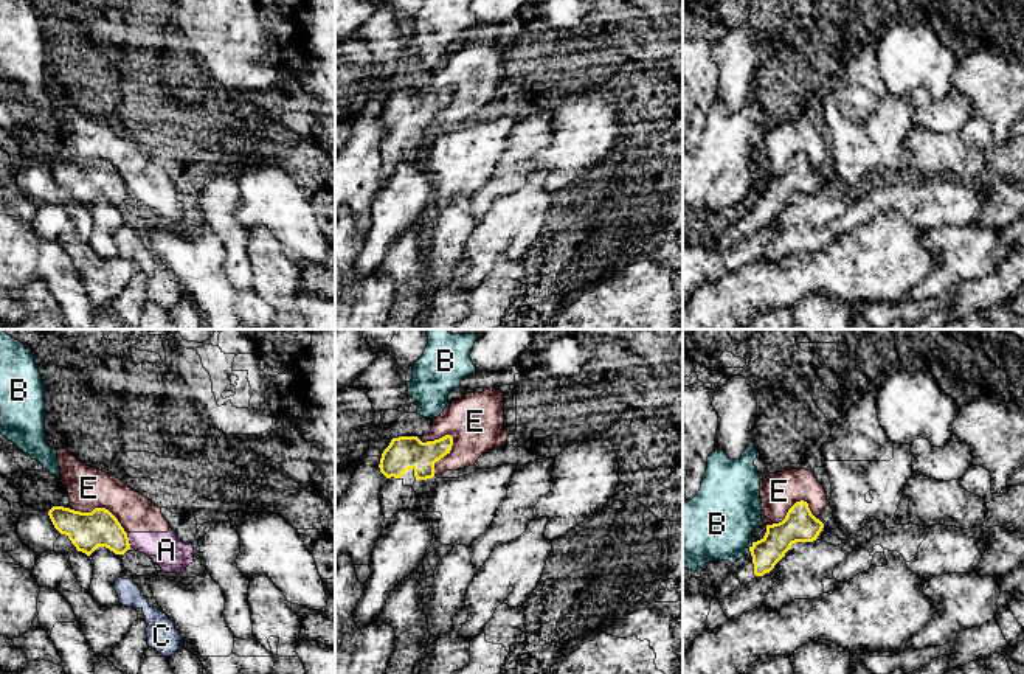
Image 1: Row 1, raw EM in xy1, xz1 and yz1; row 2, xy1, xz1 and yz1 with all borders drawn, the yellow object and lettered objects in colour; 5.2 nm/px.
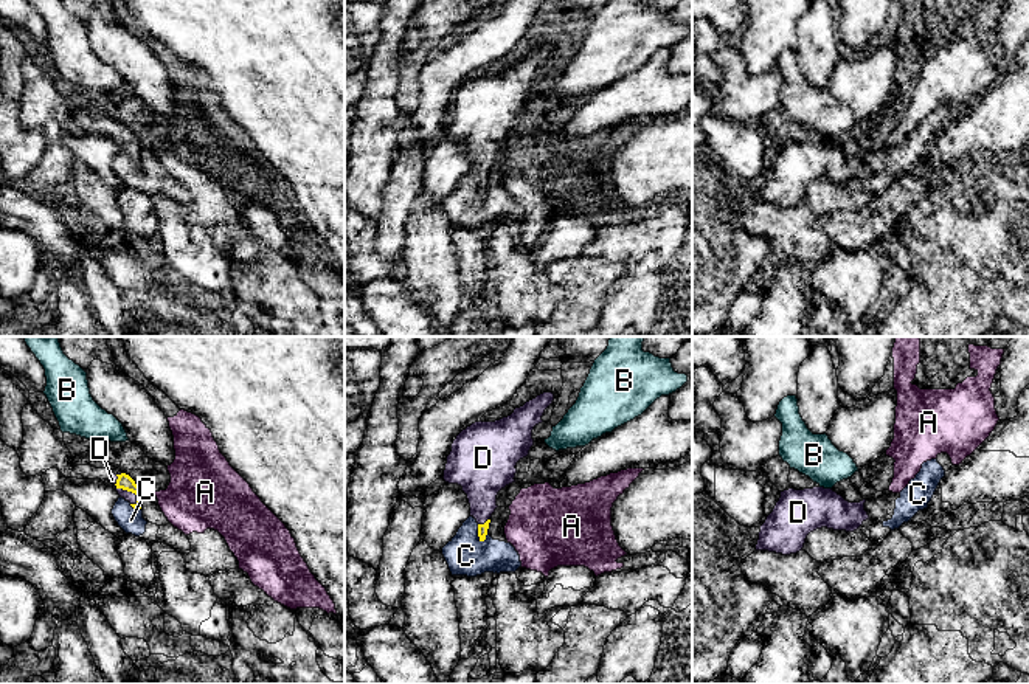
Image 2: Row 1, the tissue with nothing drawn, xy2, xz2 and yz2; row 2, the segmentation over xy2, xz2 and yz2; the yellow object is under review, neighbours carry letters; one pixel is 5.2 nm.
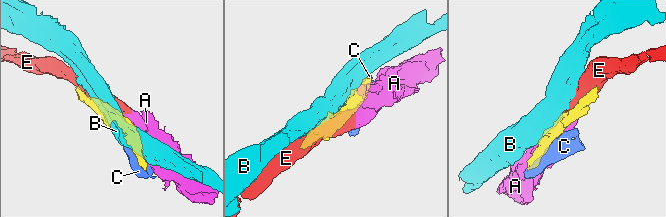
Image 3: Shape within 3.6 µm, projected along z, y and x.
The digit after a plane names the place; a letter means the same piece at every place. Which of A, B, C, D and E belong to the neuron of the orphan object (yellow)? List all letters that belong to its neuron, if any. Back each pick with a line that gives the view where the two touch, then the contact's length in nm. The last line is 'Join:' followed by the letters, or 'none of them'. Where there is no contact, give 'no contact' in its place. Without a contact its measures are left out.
D: meets yellow in xy2; contact 140 nm long
Join: D

